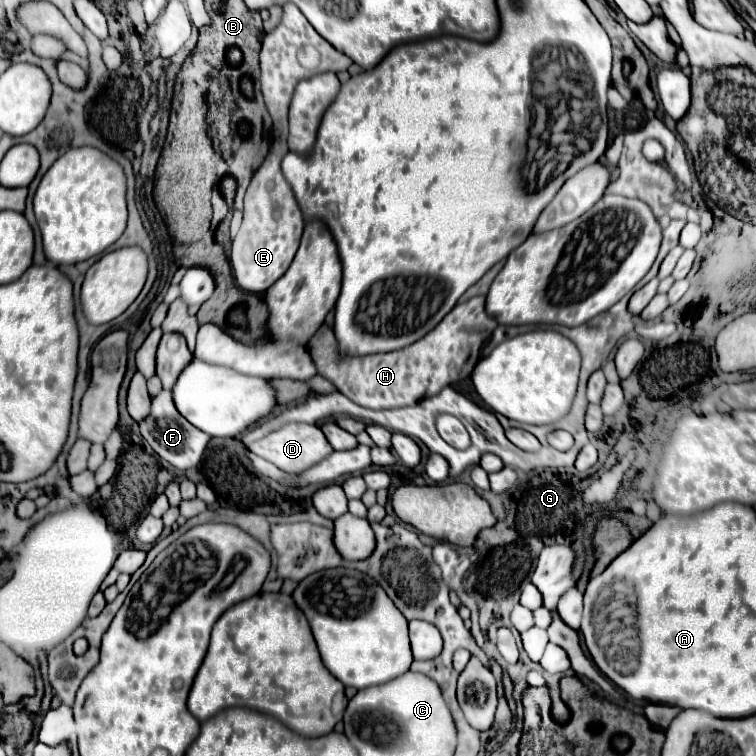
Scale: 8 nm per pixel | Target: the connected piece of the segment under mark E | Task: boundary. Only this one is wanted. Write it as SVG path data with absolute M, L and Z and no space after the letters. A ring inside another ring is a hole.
M284 147L284 151L278 151L276 155L276 151L270 149L266 161L254 173L244 197L244 221L232 241L230 265L234 279L244 291L250 293L264 293L272 283L276 283L290 267L300 245L304 217L290 183L280 171L280 159L286 151L288 149Z

